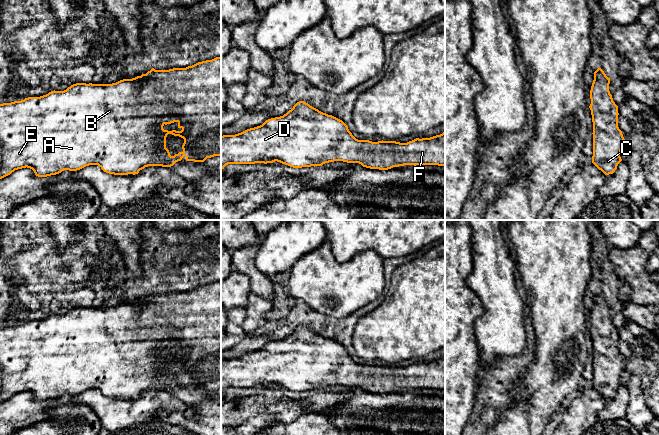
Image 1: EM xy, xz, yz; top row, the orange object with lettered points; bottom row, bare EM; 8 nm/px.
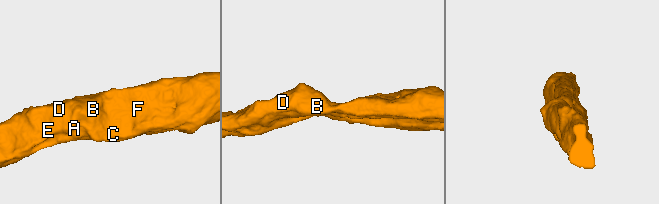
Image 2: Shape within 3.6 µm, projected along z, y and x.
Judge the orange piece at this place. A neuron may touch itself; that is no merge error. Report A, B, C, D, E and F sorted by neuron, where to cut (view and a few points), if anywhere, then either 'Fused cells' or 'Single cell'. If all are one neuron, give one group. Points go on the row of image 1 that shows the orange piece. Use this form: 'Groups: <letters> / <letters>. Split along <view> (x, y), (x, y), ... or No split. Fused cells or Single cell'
Groups: A B C D E F. No split. Single cell

